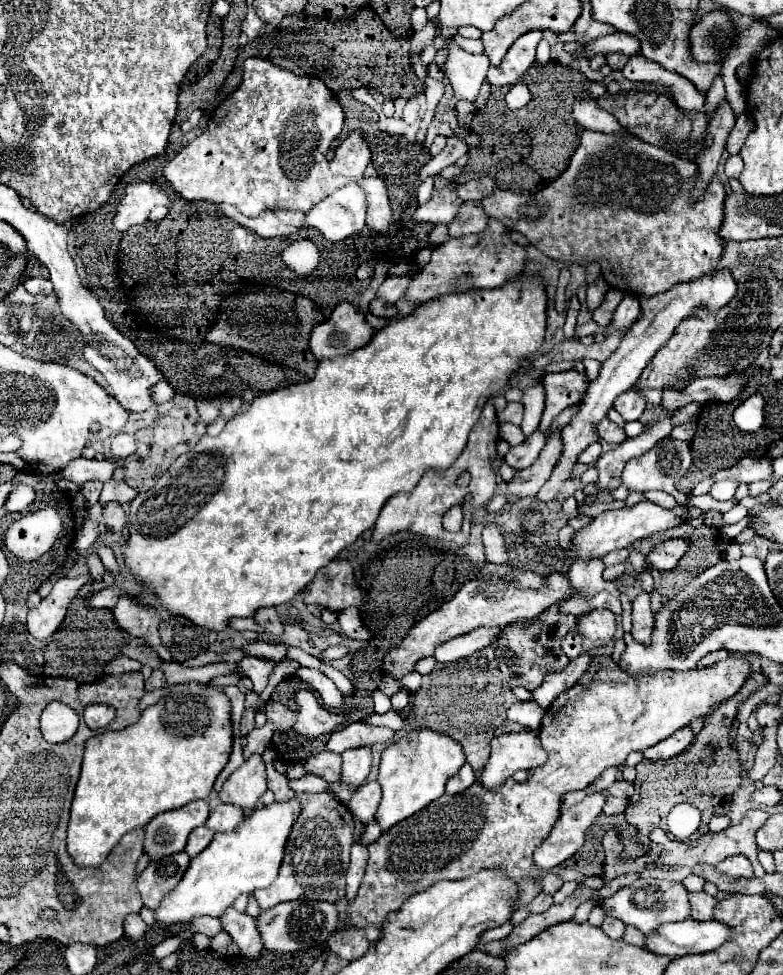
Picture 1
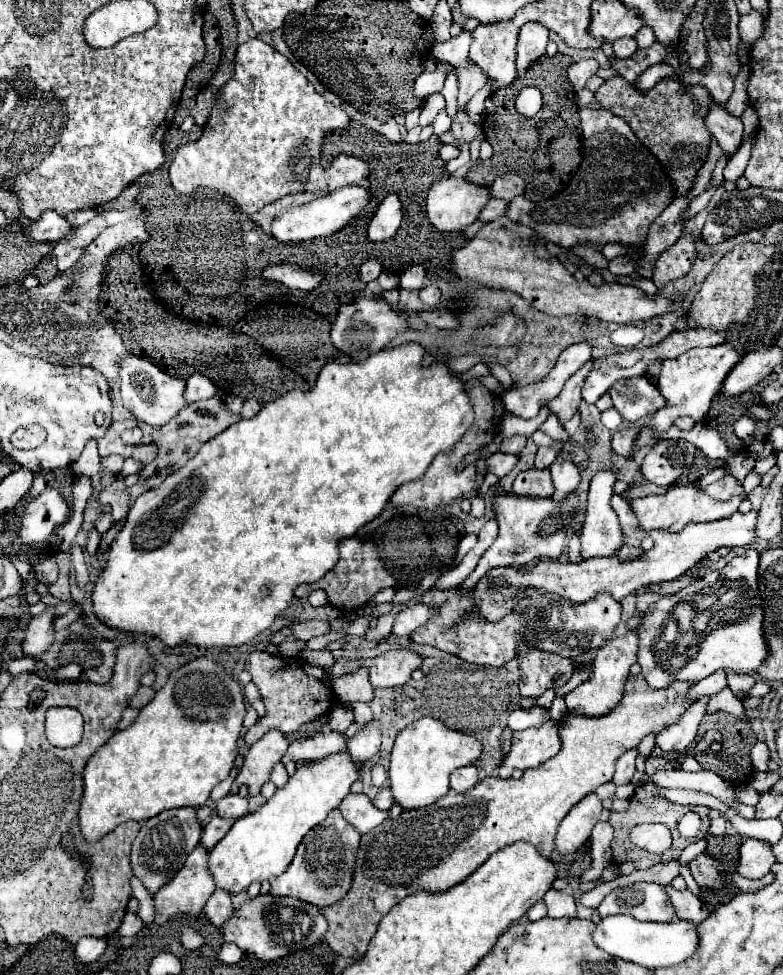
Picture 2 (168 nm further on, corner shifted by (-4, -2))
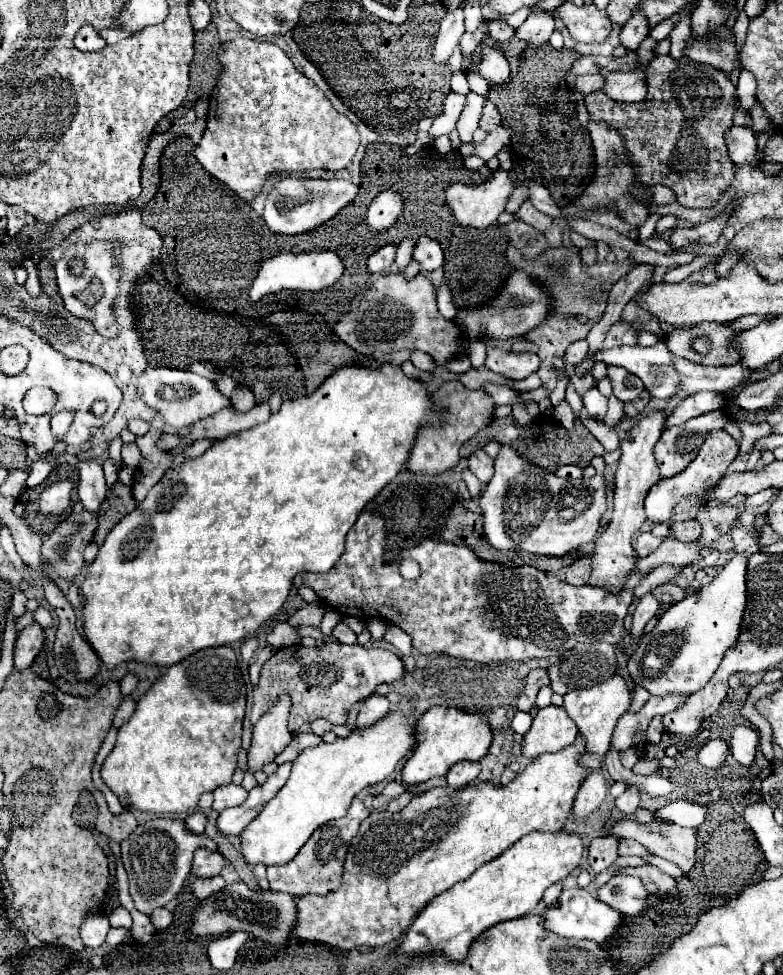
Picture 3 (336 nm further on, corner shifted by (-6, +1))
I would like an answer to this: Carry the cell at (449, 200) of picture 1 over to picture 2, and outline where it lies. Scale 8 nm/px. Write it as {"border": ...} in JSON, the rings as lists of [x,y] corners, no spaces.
{"border":[[[448,176],[432,184],[428,198],[426,198],[426,212],[438,232],[456,232],[456,230],[464,230],[466,226],[474,224],[480,216],[480,210],[488,204],[488,200],[490,200],[488,188],[472,184],[458,176]]]}

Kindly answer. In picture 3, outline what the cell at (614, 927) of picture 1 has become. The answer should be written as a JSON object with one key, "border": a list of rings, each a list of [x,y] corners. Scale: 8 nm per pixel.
{"border":[[[566,889],[558,897],[558,905],[554,909],[544,909],[542,913],[546,927],[554,931],[560,937],[574,937],[574,939],[590,939],[600,945],[612,941],[616,933],[624,927],[624,915],[618,909],[612,909],[610,905],[604,905],[596,897],[592,897],[586,889]]]}

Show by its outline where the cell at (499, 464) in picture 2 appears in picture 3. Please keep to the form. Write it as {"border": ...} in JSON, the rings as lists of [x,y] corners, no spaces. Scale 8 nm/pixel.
{"border":[[[474,451],[468,457],[468,469],[486,485],[492,479],[492,459],[486,455],[486,451]]]}

